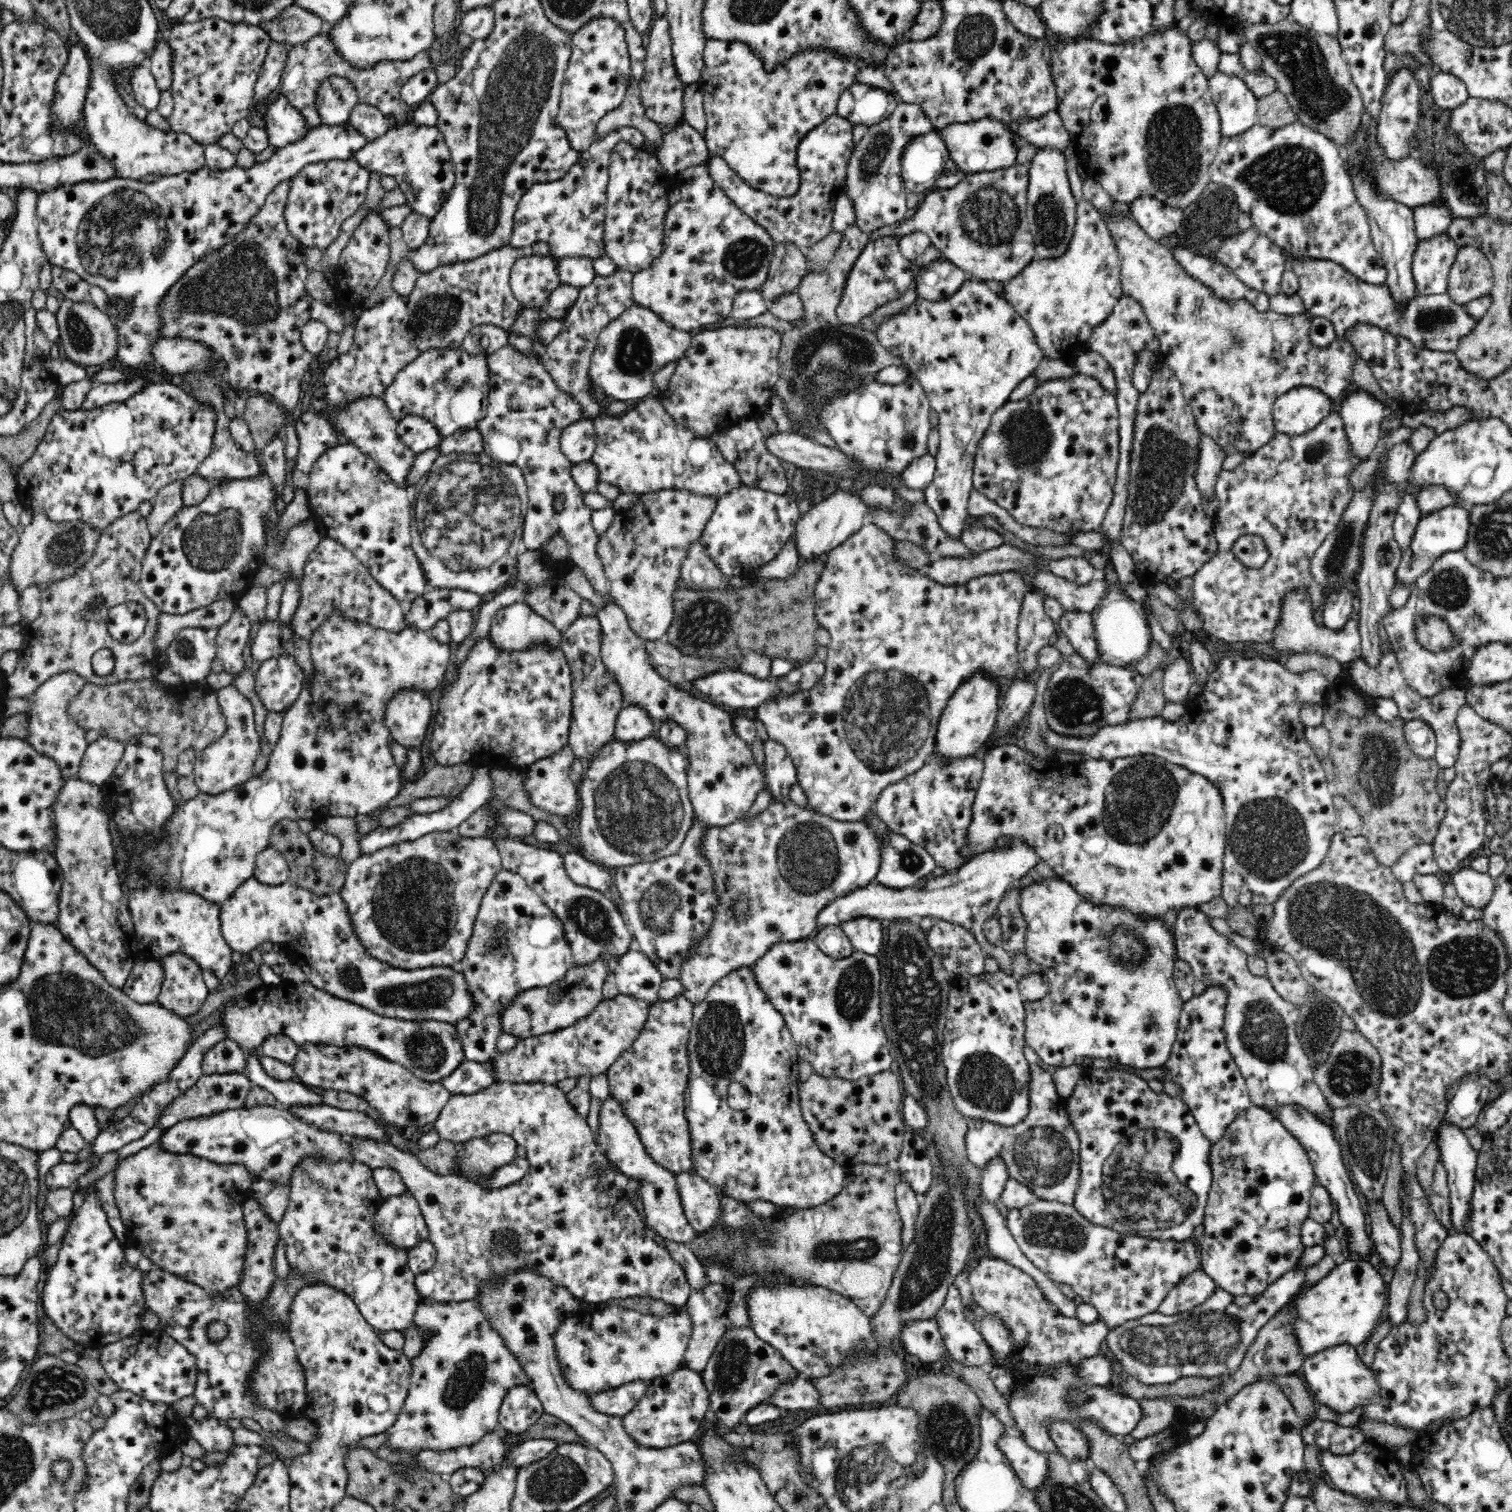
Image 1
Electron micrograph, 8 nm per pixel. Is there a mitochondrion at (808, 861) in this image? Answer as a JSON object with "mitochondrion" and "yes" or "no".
{"mitochondrion":"yes"}

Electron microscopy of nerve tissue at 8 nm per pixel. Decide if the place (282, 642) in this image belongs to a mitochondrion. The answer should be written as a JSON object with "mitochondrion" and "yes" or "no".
{"mitochondrion":"no"}

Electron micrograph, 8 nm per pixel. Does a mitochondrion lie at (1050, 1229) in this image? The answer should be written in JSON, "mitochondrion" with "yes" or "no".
{"mitochondrion":"yes"}

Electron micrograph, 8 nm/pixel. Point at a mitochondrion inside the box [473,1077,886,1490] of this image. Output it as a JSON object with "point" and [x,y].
{"point":[861,1249]}

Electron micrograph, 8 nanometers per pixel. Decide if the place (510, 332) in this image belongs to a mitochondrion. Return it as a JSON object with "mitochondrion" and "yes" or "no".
{"mitochondrion":"no"}

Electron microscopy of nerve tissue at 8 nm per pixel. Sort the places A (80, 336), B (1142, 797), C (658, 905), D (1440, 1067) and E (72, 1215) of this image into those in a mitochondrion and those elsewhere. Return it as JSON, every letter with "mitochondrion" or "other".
{"A":"mitochondrion","B":"mitochondrion","C":"mitochondrion","D":"other","E":"other"}

